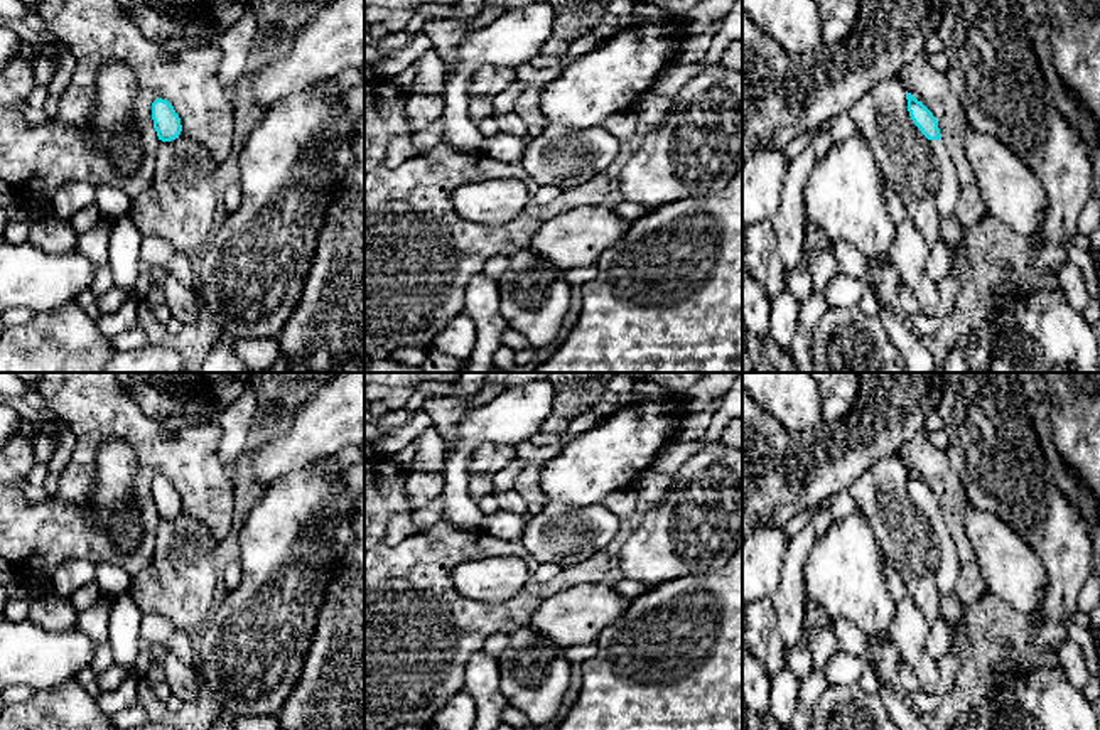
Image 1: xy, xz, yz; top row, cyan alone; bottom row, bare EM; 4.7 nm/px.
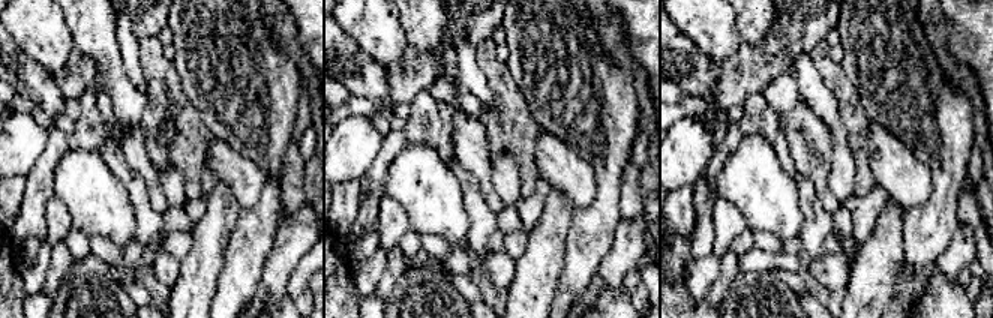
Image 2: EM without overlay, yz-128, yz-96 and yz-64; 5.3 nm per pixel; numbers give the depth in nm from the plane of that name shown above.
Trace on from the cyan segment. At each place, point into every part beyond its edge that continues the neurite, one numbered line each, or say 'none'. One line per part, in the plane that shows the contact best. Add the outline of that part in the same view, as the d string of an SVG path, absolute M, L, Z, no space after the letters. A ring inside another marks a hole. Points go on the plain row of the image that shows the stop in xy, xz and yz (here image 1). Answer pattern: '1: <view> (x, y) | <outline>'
1: yz (949, 568) | M930 518L935 539L940 550L940 561L936 565L936 587L941 597L955 593L960 577L960 563L957 546L950 536L948 526L943 518Z

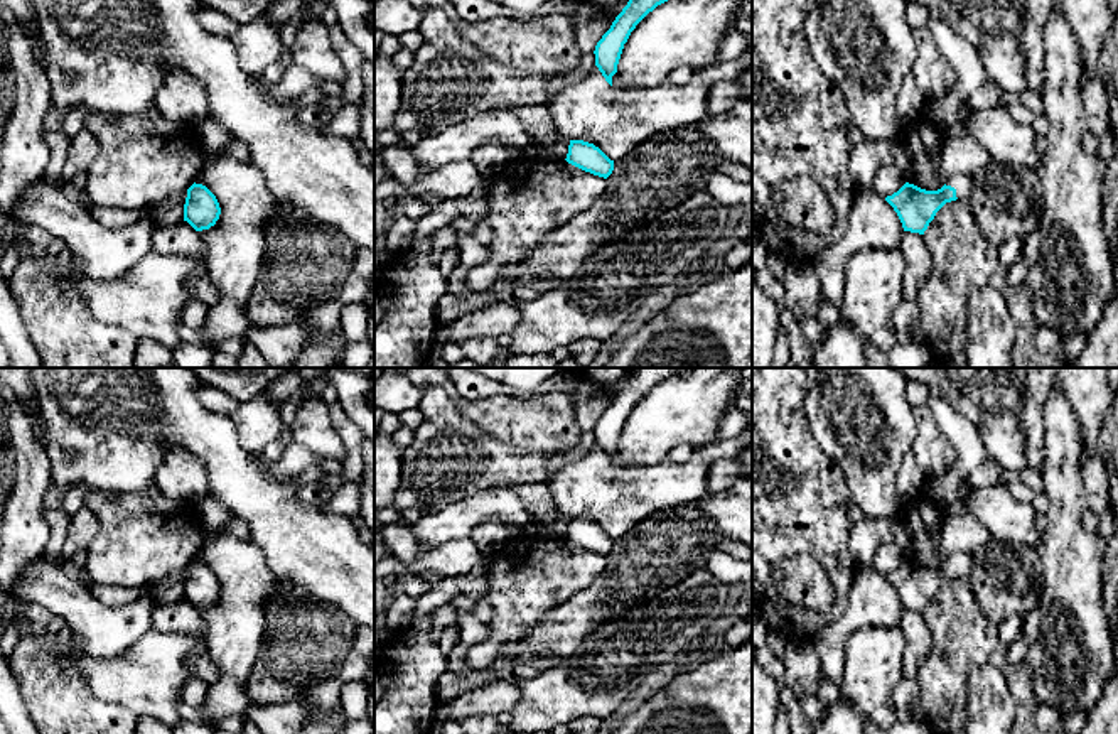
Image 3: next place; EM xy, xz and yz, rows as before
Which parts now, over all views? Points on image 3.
1: yz (963, 562) | M953 553L944 562L956 567L958 577L966 577L971 570L973 557L971 553Z

